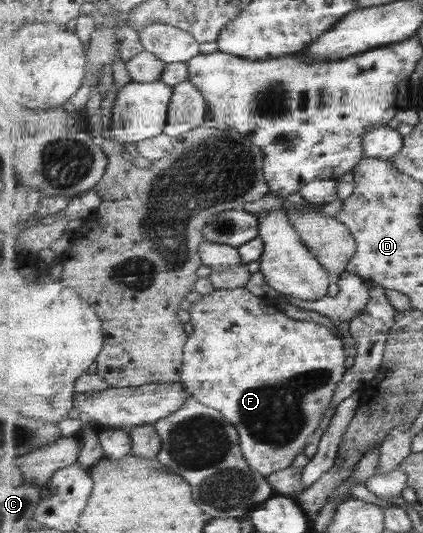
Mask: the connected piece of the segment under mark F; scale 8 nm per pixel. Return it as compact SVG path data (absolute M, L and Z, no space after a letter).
M245 287L230 290L217 289L210 295L202 296L199 301L192 304L192 308L188 310L190 323L194 329L194 333L189 336L188 344L185 347L184 366L182 366L181 383L192 397L199 400L202 404L215 408L223 413L232 424L238 429L241 448L246 460L258 472L264 476L280 472L294 464L294 458L306 448L310 443L310 439L314 437L314 433L320 429L323 418L327 415L333 400L335 400L335 392L339 388L340 381L344 379L346 372L346 355L344 352L344 342L341 344L341 338L337 337L332 330L328 330L326 326L322 326L318 322L302 322L302 320L294 320L290 316L282 313L272 298L254 296L252 292L248 292Z

